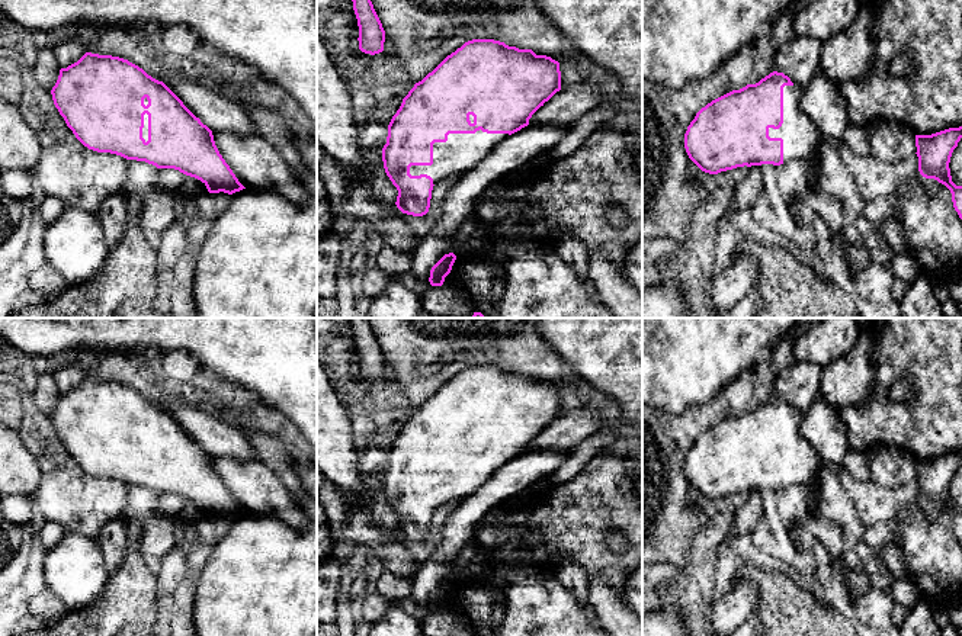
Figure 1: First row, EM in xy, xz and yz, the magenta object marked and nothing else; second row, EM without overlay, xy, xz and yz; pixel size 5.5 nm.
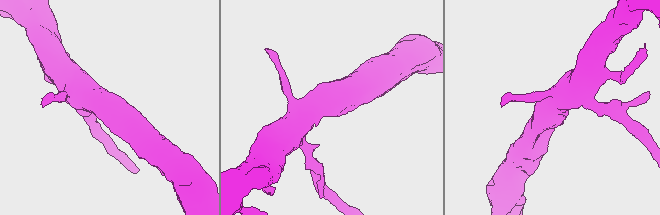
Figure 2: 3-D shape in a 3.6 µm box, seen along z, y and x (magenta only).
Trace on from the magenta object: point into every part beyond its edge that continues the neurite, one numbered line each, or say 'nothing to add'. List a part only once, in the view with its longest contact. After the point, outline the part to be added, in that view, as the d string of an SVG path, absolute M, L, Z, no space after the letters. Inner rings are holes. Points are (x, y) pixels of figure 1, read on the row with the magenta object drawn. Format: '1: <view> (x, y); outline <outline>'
1: xz (462, 151); outline M449 134L446 142L433 144L432 166L411 166L410 174L427 174L436 186L443 179L462 174L475 167L490 151L503 142L509 134Z

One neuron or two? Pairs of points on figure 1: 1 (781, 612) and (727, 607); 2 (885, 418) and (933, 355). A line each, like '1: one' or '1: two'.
1: two
2: one

